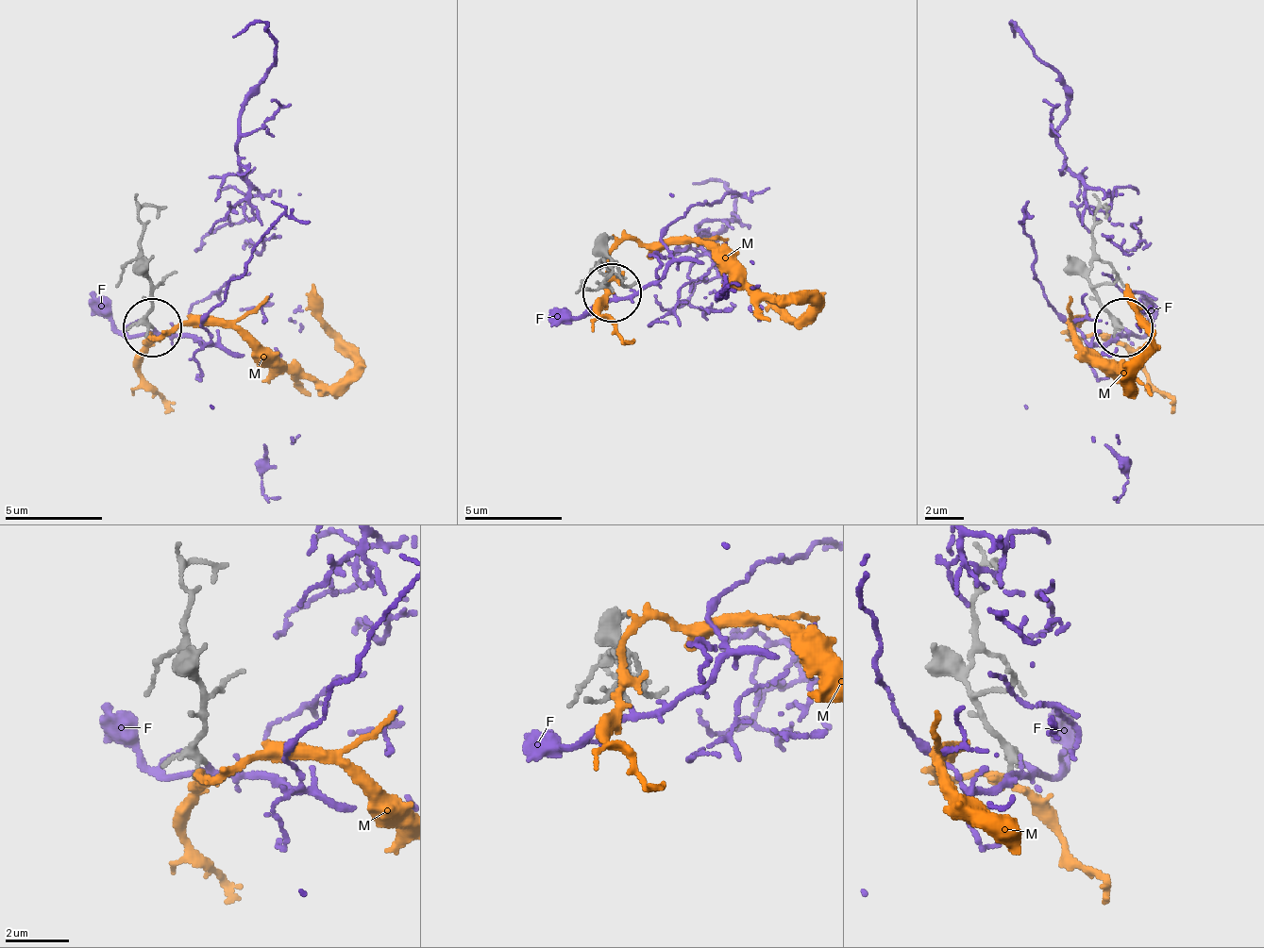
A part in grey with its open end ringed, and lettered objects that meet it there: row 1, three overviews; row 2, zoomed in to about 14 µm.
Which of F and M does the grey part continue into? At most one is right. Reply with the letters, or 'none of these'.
F

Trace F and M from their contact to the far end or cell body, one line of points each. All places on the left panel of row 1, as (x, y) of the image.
F: (151, 329), (176, 334), (262, 251), (239, 106), (273, 67), (273, 38), (258, 23), (233, 38)
M: (146, 334), (160, 334), (185, 324), (244, 329), (301, 377), (341, 382), (355, 353), (341, 339), (311, 285)

